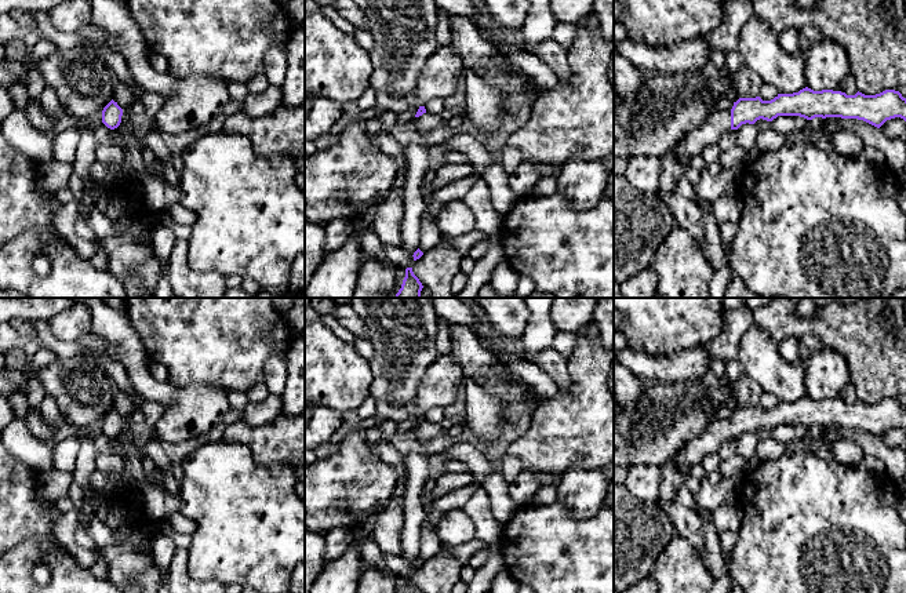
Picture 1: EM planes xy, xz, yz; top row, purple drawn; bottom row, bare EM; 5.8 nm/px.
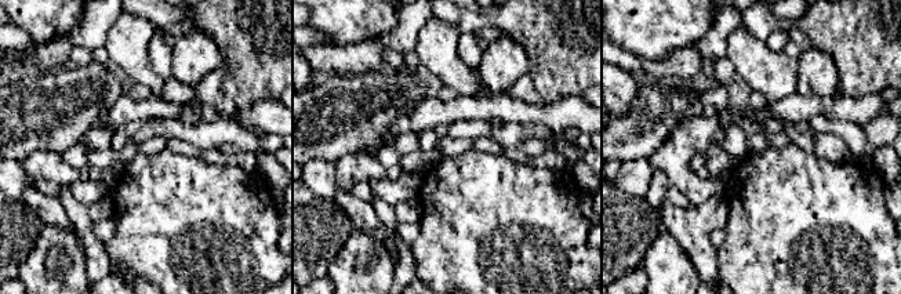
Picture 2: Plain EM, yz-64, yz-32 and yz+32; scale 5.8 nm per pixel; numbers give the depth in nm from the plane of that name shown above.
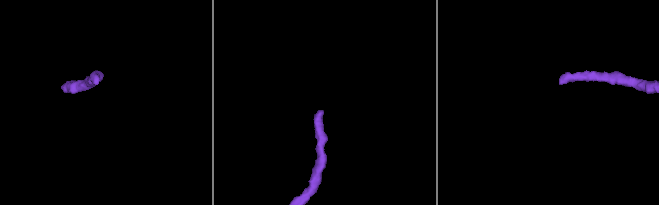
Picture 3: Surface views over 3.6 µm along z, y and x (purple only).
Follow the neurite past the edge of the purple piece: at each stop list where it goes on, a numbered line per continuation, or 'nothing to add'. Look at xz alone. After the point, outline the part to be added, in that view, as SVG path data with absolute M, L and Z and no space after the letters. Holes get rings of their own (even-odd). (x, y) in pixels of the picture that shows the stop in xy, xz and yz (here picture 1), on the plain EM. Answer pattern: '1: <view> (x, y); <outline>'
1: xz (439, 388); M451 353L437 356L427 367L414 399L416 412L426 415L434 407L447 408L454 404L463 378L461 364Z

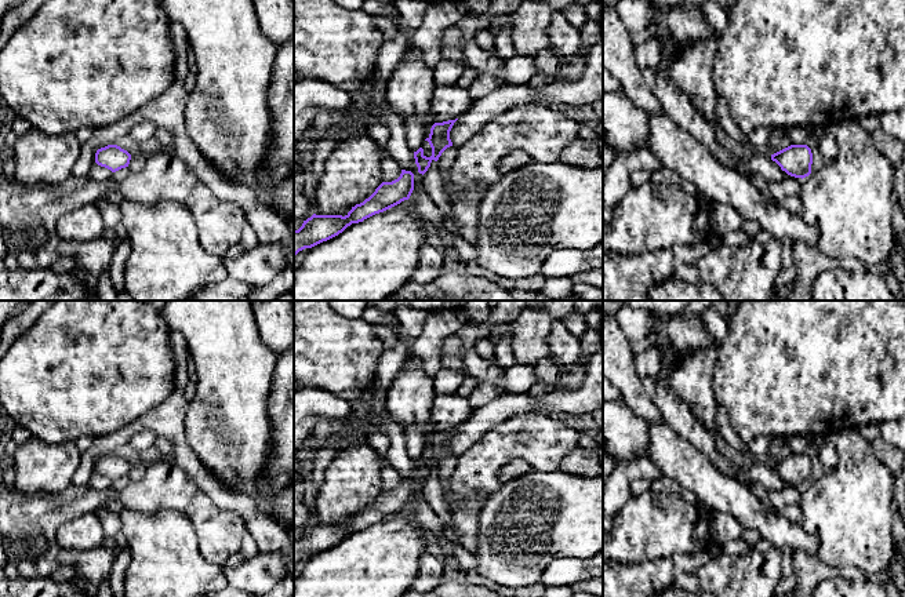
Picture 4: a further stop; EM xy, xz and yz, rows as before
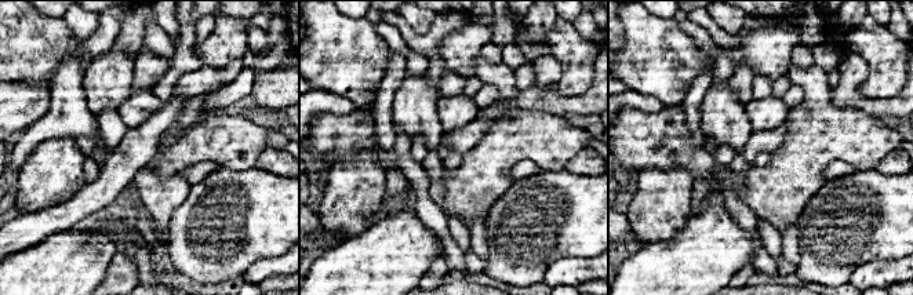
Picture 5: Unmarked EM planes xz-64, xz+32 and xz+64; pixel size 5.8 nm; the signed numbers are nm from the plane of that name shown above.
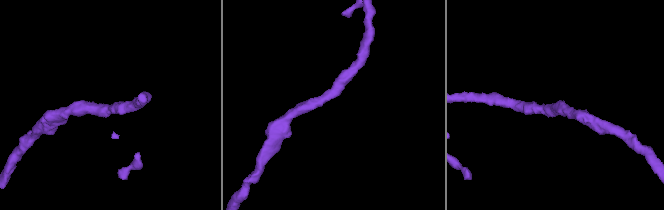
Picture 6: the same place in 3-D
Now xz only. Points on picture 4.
nothing to add

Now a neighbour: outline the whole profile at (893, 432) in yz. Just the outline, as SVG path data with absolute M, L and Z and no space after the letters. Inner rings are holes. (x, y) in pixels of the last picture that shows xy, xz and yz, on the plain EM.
M905 416L882 422L879 430L883 441L905 452Z

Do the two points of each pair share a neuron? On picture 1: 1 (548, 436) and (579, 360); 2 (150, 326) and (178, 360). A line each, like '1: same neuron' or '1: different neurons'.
1: same neuron
2: same neuron

